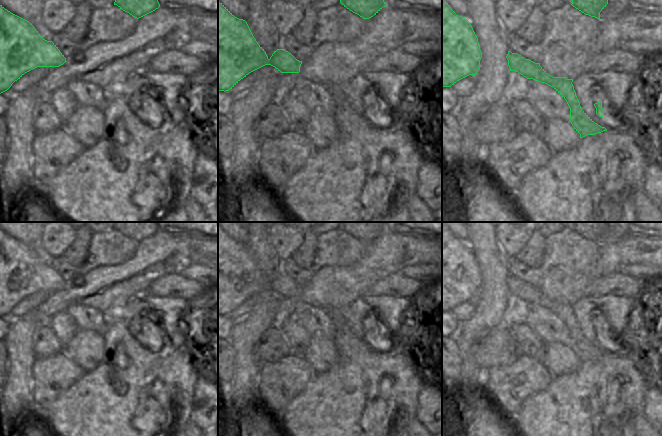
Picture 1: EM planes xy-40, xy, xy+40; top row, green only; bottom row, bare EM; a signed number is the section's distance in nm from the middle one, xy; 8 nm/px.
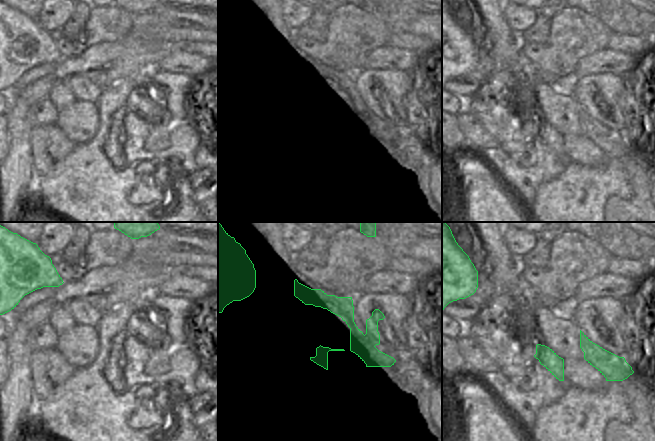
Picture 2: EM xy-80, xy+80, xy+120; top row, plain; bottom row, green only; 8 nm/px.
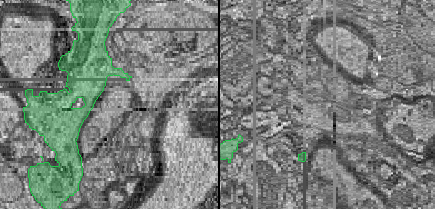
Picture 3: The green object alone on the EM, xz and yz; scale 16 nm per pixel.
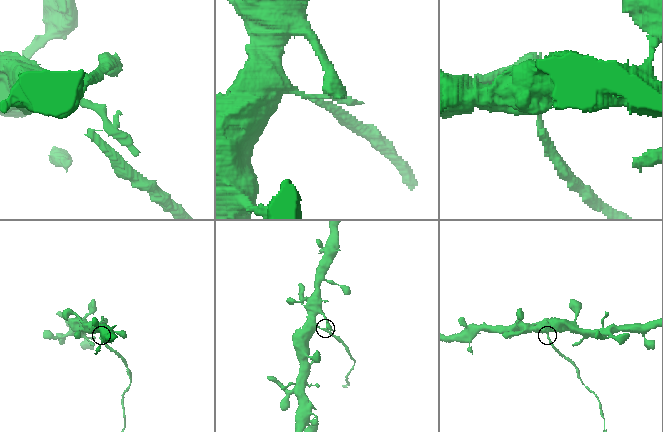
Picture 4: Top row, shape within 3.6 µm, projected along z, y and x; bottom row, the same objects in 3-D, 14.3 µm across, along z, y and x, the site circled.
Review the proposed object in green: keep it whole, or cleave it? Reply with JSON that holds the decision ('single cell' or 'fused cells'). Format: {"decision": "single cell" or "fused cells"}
{"decision": "fused cells"}

